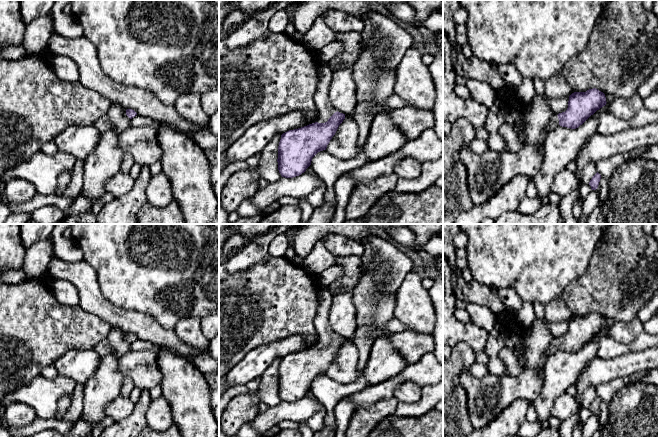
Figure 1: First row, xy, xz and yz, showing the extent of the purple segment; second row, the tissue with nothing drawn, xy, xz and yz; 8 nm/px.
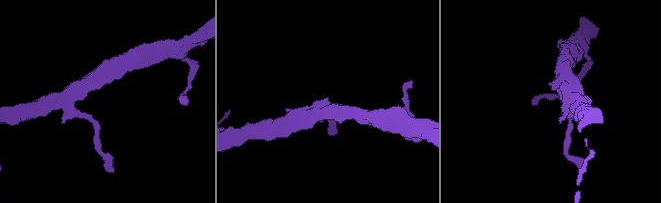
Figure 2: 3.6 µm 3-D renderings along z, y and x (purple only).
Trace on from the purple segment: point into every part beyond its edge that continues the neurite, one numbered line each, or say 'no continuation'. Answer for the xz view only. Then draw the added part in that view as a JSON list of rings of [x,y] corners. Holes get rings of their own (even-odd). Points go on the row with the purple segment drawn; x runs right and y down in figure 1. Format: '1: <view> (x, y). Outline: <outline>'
1: xz (325, 109). Outline: [[[320,62],[317,67],[318,88],[314,97],[314,101],[319,113],[316,120],[318,123],[325,123],[337,110],[332,106],[328,92],[332,82],[333,70],[327,63]]]

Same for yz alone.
1: yz (554, 122). Outline: [[[554,114],[549,123],[547,124],[547,126],[545,127],[545,129],[549,133],[558,127],[560,127],[559,119],[558,116]]]

